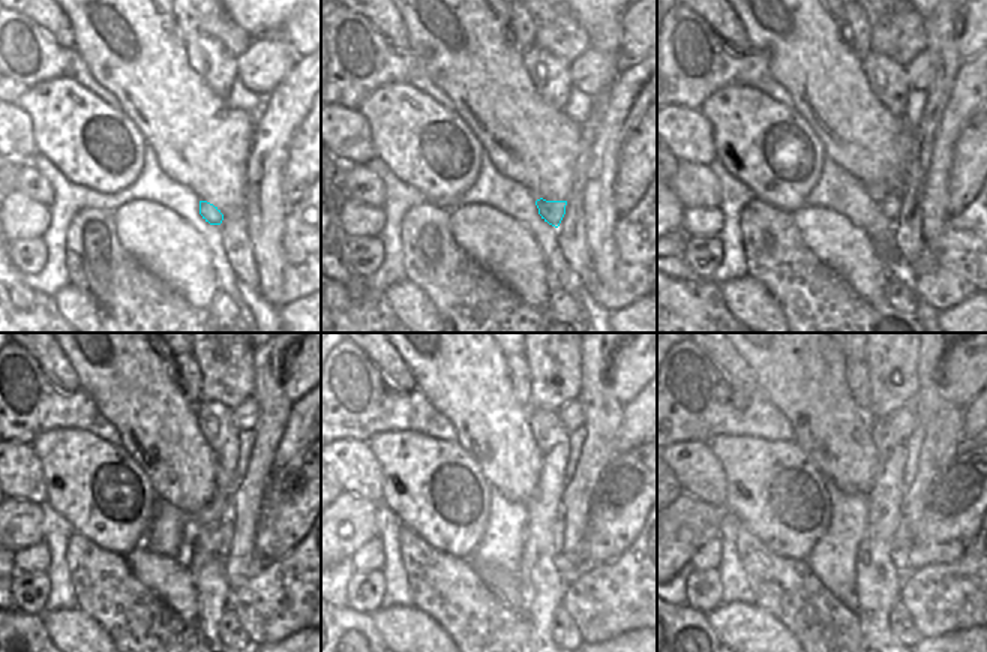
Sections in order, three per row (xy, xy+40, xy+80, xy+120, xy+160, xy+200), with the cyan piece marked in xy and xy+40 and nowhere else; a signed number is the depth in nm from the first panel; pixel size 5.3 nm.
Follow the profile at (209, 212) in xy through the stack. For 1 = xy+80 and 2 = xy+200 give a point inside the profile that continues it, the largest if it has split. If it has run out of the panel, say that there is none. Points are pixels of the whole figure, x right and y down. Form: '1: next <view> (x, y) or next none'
1: next xy+80 (891, 206)
2: next xy+200 (902, 541)

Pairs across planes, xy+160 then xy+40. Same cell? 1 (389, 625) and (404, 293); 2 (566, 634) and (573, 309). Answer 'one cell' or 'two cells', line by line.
1: one cell
2: one cell

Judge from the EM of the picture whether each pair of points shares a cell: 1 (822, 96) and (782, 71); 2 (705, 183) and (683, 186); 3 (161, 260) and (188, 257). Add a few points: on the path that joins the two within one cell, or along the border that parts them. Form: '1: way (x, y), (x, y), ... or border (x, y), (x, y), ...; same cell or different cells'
1: way (812, 86), (797, 71), (792, 71); same cell
2: way (699, 186), (689, 186); same cell
3: way (167, 257), (182, 257); same cell

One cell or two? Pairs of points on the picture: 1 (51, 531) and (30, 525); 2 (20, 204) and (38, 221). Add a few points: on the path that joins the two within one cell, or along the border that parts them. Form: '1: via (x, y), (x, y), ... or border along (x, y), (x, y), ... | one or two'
1: border along (38, 505), (42, 514), (44, 541) | two
2: via (24, 209), (33, 218) | one

